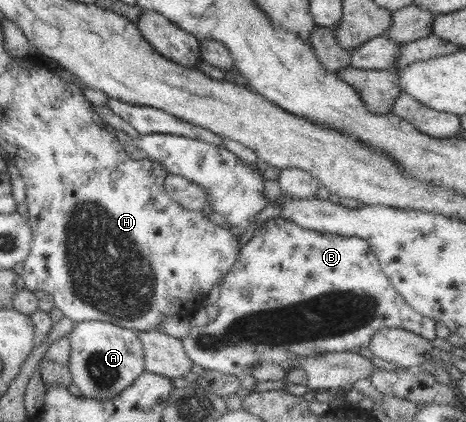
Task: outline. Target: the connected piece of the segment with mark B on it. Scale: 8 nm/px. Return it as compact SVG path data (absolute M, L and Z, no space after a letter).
M281 217L271 218L264 226L240 249L239 257L233 267L225 274L223 284L221 284L221 294L219 294L219 315L216 320L210 321L205 326L194 326L188 331L184 339L180 339L184 346L184 351L193 364L201 366L204 370L219 371L226 375L233 375L239 380L252 376L252 368L261 363L273 363L274 365L286 366L286 363L296 363L300 365L300 359L305 357L316 357L323 353L351 352L356 353L358 348L367 348L377 330L386 327L401 328L410 333L419 335L429 342L437 338L437 320L421 315L415 311L404 297L393 287L389 278L383 273L377 256L370 248L370 243L359 236L347 237L334 233L305 229L293 221Z

